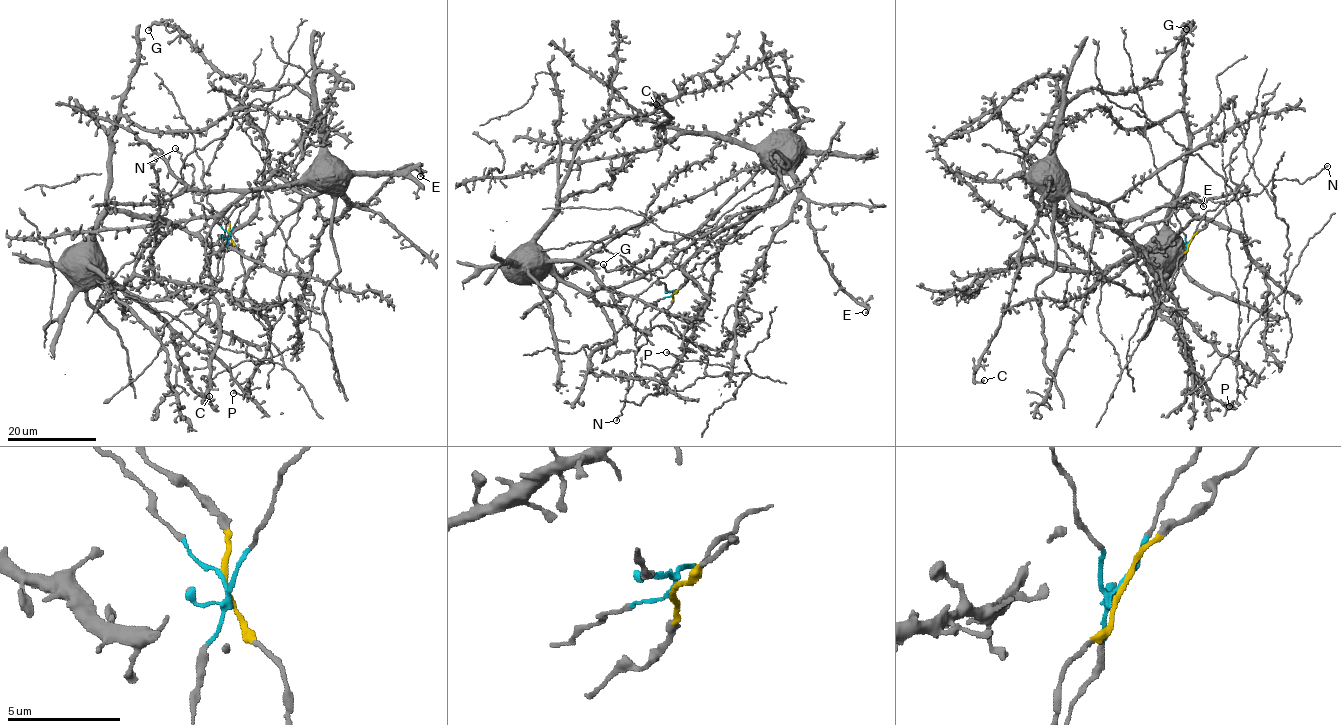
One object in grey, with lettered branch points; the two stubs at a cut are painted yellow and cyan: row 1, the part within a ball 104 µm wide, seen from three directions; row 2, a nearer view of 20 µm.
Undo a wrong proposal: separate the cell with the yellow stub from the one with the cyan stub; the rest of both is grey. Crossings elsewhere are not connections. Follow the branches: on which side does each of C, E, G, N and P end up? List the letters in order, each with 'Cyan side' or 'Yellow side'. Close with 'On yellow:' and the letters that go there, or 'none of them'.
C: Yellow side
E: Yellow side
G: Yellow side
N: Cyan side
P: Yellow side
On yellow: C, E, G, P

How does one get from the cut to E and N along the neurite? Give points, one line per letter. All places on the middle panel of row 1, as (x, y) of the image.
E: (672, 294), (647, 335), (664, 324), (688, 340), (715, 254), (784, 174), (807, 204), (831, 277), (865, 312)
N: (672, 294), (649, 304), (639, 314), (635, 376), (616, 420)

